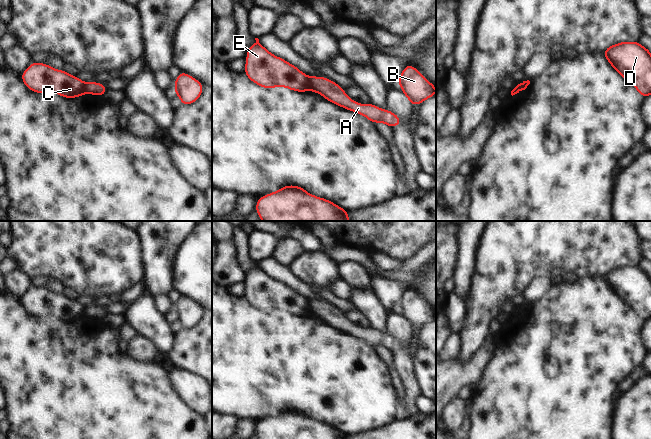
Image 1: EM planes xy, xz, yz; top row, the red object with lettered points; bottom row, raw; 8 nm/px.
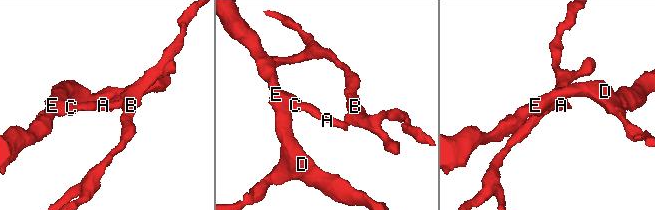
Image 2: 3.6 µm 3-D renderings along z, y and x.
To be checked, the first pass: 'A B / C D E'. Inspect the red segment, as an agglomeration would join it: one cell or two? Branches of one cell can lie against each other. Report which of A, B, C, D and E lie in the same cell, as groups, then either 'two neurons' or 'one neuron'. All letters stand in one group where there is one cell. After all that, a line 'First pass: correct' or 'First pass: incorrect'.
A B / C D E; two neurons
First pass: correct

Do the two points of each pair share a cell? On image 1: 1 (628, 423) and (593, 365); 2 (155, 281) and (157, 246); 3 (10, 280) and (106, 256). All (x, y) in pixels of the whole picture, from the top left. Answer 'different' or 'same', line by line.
1: different
2: same
3: different

